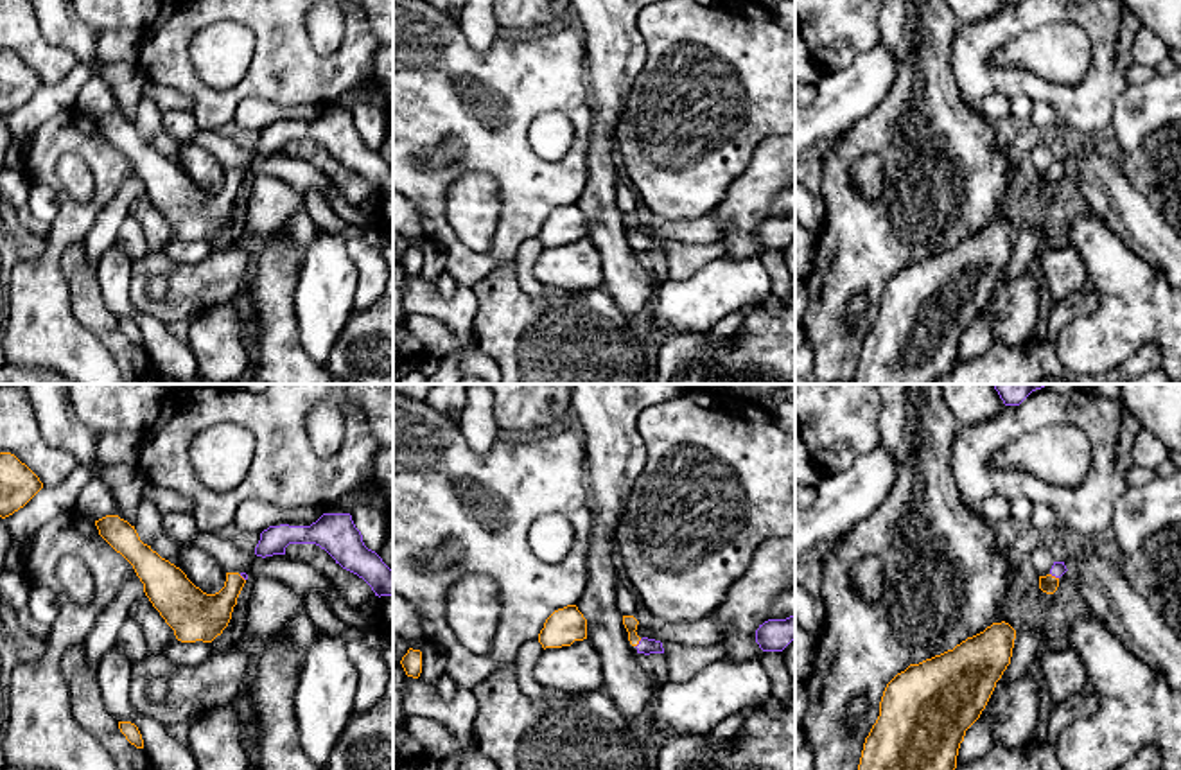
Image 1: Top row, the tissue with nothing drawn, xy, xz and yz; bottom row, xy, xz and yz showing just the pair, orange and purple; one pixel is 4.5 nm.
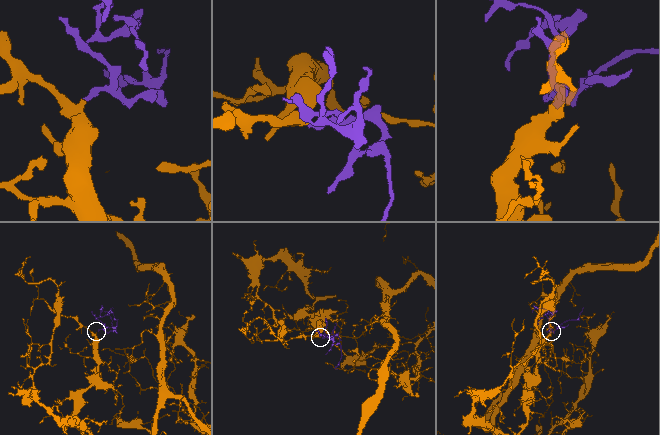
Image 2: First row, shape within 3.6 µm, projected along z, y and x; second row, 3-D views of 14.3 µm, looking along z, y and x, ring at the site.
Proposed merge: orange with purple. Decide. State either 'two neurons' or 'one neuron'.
one neuron

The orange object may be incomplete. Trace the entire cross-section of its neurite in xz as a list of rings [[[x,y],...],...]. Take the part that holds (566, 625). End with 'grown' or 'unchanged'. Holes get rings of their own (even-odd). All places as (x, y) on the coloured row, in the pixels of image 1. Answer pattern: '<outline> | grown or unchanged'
[[[576,605],[555,610],[538,634],[542,648],[571,646],[574,641],[587,639],[587,619]]] | unchanged

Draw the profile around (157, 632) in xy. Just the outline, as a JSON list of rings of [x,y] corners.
[[[147,596],[129,608],[127,617],[140,626],[151,655],[158,655],[176,641],[174,630],[165,623]]]

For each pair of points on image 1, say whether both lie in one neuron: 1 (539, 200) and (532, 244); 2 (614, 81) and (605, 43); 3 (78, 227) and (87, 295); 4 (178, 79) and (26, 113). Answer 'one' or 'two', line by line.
1: two
2: one
3: two
4: two

